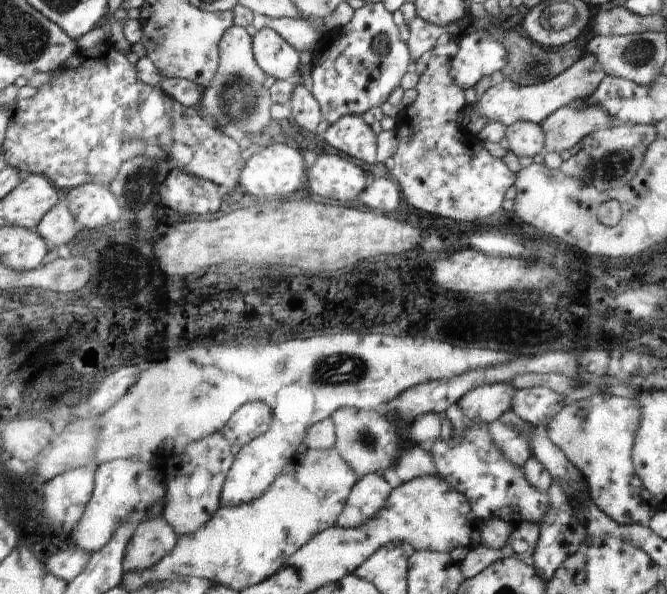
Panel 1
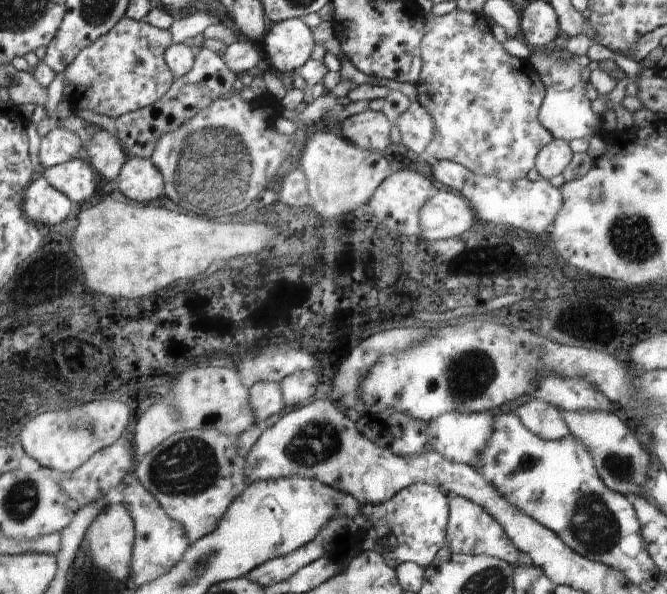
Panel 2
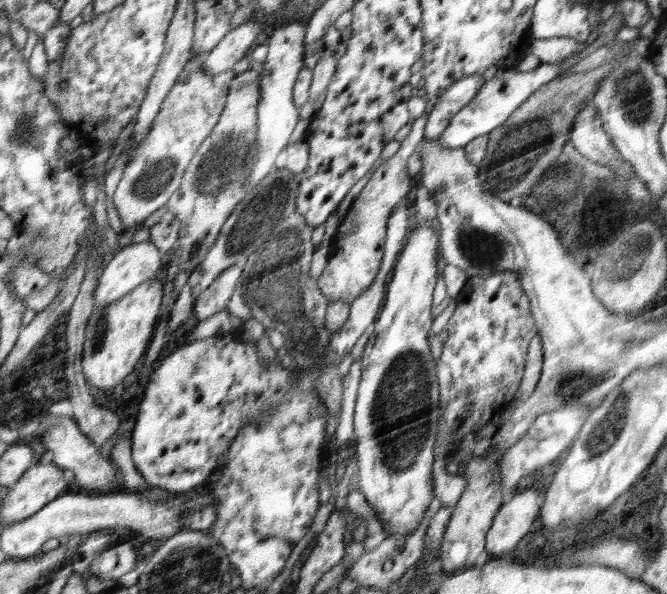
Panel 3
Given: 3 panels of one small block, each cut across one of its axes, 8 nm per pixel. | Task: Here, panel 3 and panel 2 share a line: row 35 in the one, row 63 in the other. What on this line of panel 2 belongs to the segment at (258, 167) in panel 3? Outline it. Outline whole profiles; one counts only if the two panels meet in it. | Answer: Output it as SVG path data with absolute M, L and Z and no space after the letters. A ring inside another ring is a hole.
M299 18L277 22L264 38L262 48L266 58L265 66L272 66L273 72L297 72L307 64L312 54L312 30Z

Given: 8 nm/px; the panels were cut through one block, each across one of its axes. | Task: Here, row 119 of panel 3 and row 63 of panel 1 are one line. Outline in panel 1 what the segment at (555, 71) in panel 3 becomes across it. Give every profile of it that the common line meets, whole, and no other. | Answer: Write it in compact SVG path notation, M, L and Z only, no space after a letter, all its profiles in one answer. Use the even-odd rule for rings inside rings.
M476 30L458 40L458 53L453 59L450 75L462 89L473 87L484 76L502 71L508 61L508 52L499 32Z

